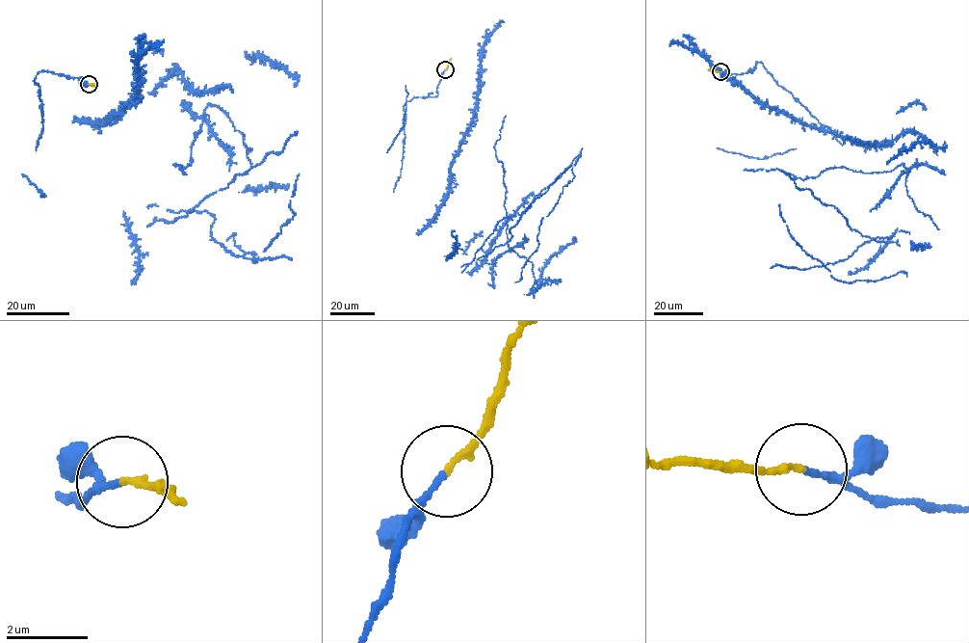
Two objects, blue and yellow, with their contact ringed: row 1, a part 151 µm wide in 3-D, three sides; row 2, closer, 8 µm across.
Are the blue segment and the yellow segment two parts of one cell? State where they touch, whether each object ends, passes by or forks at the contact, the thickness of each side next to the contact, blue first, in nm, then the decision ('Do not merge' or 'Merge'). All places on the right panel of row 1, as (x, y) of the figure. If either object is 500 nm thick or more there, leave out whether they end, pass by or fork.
Place: (720, 71). At the ring blue ends. At the ring yellow ends. Thickness 140 nm (blue) against 170 nm. Do not merge

